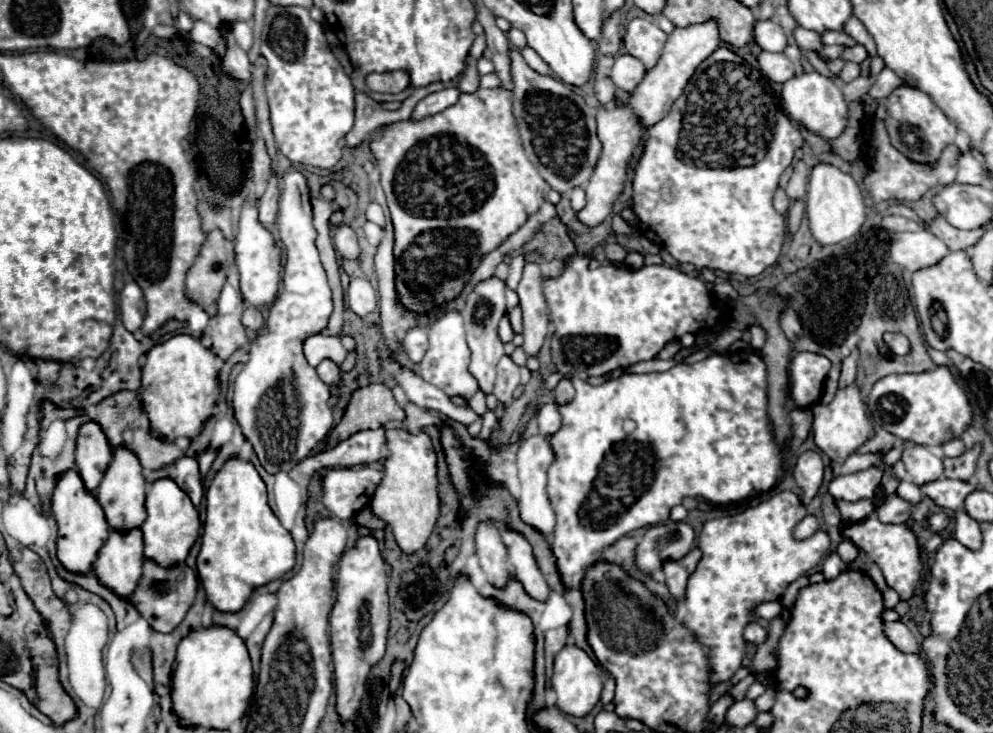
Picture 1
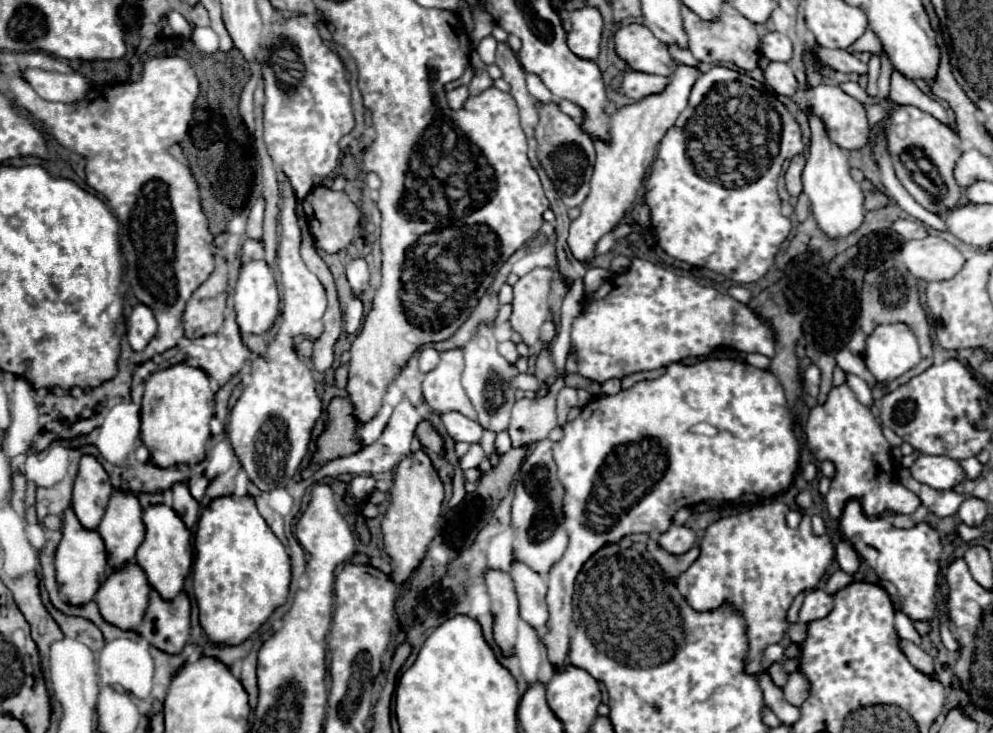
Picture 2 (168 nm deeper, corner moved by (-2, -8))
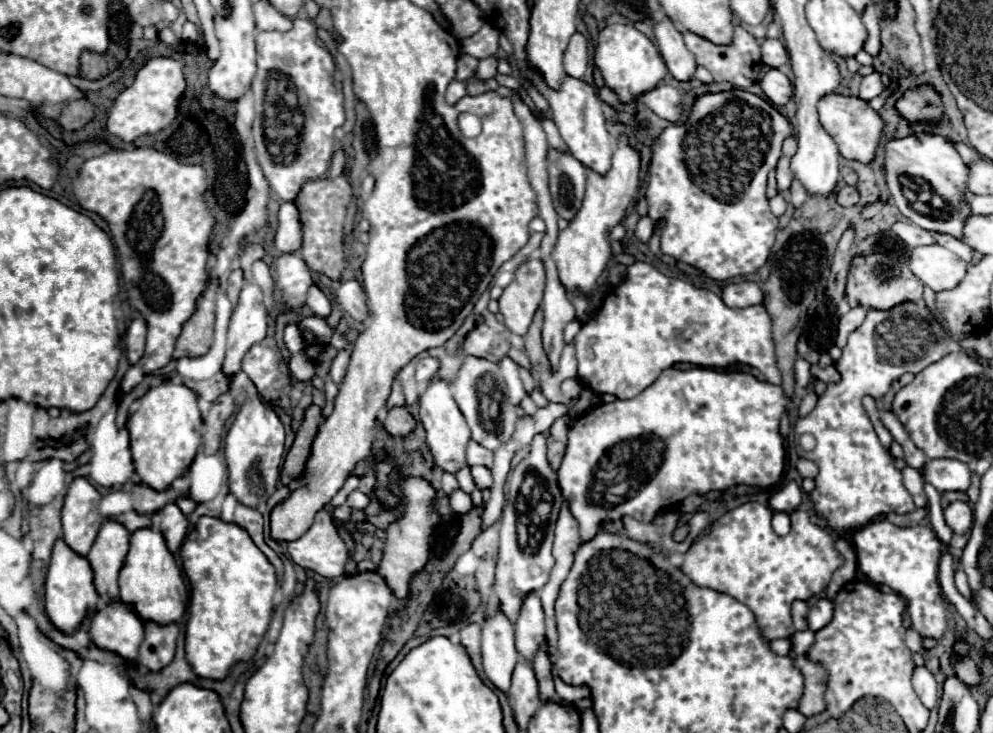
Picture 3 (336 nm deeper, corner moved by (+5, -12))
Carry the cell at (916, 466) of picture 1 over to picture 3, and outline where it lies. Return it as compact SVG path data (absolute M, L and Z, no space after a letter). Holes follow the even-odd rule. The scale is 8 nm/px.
M933 459L921 469L925 483L931 483L939 493L967 491L971 483L971 469L957 459Z

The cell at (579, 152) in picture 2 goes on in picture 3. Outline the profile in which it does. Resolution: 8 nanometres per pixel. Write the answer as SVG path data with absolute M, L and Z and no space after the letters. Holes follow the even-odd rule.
M549 149L549 189L559 217L571 221L581 207L585 193L585 167L569 151Z

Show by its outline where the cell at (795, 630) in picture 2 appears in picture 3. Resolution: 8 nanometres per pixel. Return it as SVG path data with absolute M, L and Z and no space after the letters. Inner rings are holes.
M795 631L793 633L793 637L791 637L791 651L793 651L793 655L805 655L807 653L807 649L811 647L811 643L813 643L813 639L815 639L815 635L813 635L813 631Z

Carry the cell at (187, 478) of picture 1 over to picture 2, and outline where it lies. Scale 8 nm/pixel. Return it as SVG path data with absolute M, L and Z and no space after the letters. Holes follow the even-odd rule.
M178 483L178 485L174 485L172 489L174 489L174 503L172 503L172 507L174 507L174 511L178 511L180 519L186 523L186 527L192 529L194 523L198 521L200 505L198 505L198 501L190 495L190 491L188 491L188 487L186 487L184 483Z

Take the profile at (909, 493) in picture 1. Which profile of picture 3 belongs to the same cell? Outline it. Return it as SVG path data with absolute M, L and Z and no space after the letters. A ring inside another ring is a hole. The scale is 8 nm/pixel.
M925 301L903 303L903 307L893 307L891 311L869 311L863 325L849 335L843 355L835 363L835 367L841 373L841 383L827 385L827 391L819 397L817 407L807 417L797 419L795 423L795 441L798 441L799 457L811 459L819 467L819 475L815 477L815 489L811 493L815 511L821 513L821 517L827 521L827 525L833 531L837 533L851 531L887 513L903 515L915 511L915 503L909 491L903 487L901 471L893 467L893 457L889 451L883 449L873 429L873 423L863 409L861 399L863 395L871 395L875 399L883 397L889 391L891 381L899 379L907 371L919 373L927 365L945 357L947 353L949 353L949 335L943 331L943 325L935 317L935 313L925 305Z

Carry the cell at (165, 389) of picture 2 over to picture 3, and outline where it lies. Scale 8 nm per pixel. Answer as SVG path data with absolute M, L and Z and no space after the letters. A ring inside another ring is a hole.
M161 383L157 387L151 387L139 403L139 409L129 417L129 435L131 435L131 453L133 453L133 463L135 471L141 477L143 483L149 487L169 487L173 479L177 479L193 461L199 445L201 445L201 411L197 407L197 393L191 391L183 383Z

